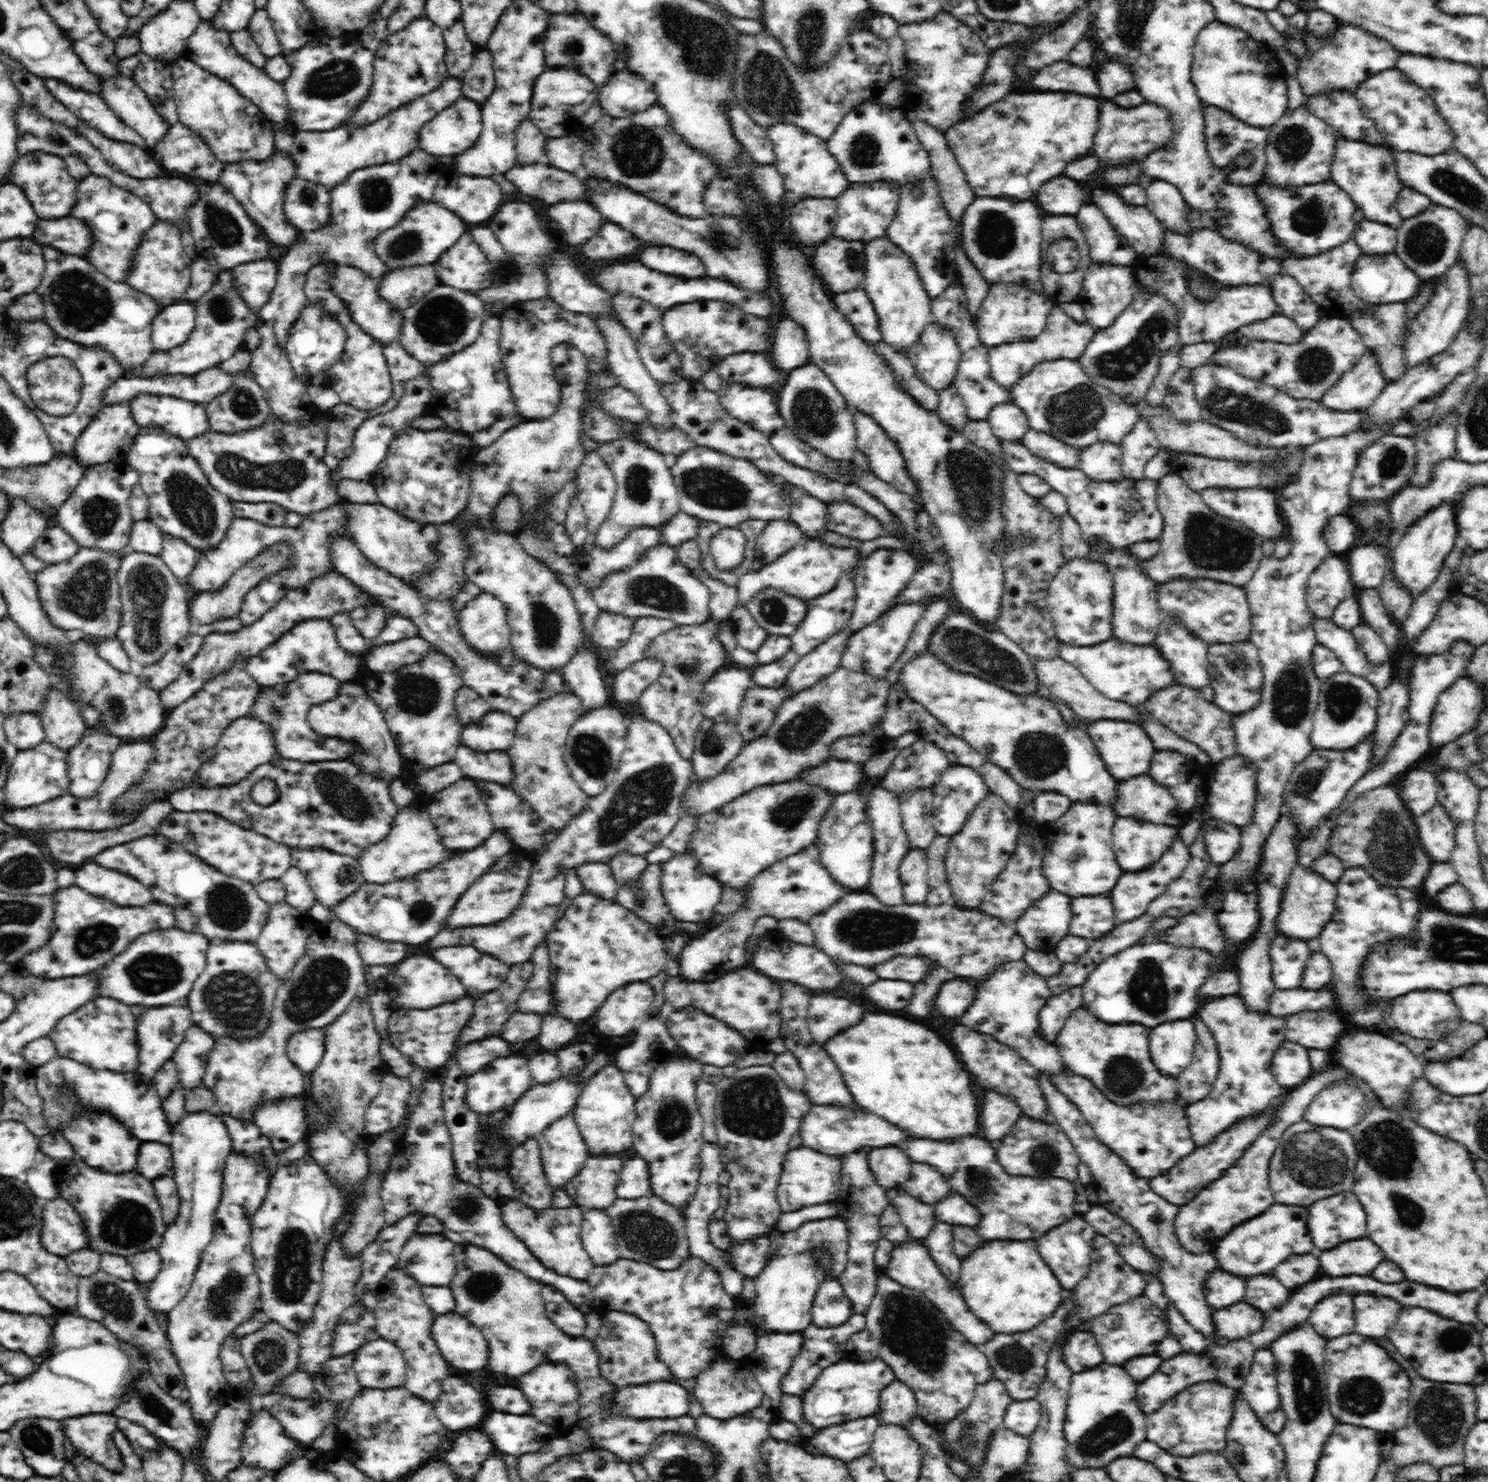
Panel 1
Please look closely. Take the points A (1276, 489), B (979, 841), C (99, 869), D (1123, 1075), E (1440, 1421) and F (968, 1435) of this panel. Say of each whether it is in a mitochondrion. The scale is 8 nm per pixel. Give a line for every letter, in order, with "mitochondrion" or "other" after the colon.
A: other
B: mitochondrion
C: other
D: mitochondrion
E: mitochondrion
F: mitochondrion

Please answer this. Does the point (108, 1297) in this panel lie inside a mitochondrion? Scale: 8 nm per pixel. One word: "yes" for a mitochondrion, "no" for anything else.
yes

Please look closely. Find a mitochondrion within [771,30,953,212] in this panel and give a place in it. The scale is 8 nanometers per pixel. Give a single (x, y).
(863, 148)

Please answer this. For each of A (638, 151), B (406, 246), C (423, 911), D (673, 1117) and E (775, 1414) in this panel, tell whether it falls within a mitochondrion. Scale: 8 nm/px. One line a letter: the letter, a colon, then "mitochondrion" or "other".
A: mitochondrion
B: mitochondrion
C: mitochondrion
D: mitochondrion
E: other

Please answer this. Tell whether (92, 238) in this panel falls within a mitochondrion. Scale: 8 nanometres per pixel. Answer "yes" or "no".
no

